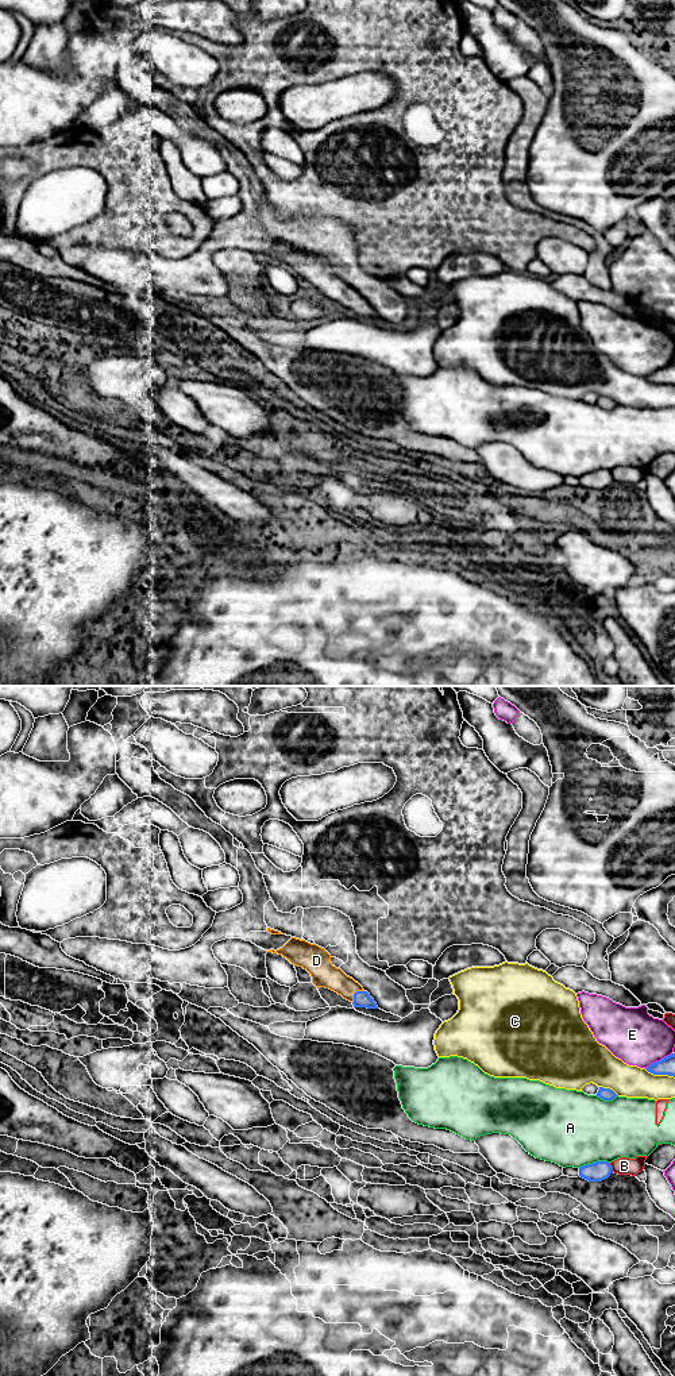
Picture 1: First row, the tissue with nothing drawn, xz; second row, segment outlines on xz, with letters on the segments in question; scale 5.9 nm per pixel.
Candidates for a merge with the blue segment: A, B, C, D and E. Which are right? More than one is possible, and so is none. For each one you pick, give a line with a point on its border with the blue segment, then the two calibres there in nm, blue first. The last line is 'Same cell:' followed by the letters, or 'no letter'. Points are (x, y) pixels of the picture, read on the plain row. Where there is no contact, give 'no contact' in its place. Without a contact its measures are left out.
D: meets blue in xz at (354, 303); 100 nm thick on the blue side, 150 nm on the other
Same cell: D

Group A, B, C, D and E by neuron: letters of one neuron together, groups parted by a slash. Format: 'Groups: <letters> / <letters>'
Groups: A B / C / D / E

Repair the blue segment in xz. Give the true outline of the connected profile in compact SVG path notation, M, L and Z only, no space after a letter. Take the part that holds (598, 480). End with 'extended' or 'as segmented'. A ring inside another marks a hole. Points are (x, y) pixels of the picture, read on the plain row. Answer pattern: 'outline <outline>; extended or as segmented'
outline M597 470L579 477L579 485L589 490L602 490L612 482L612 474L608 470Z; as segmented

